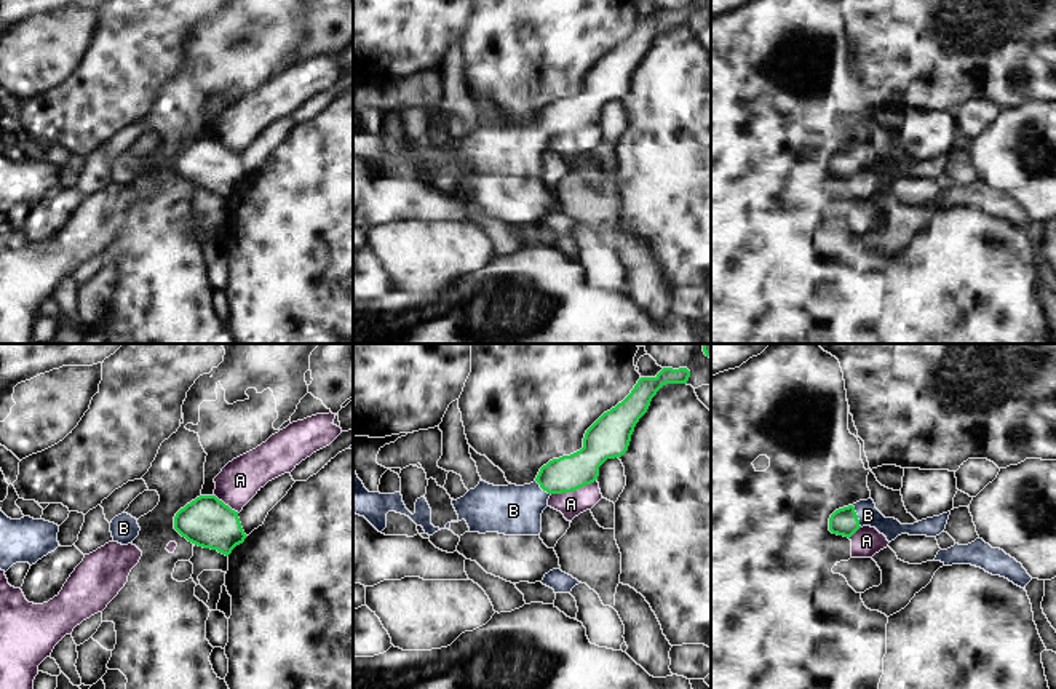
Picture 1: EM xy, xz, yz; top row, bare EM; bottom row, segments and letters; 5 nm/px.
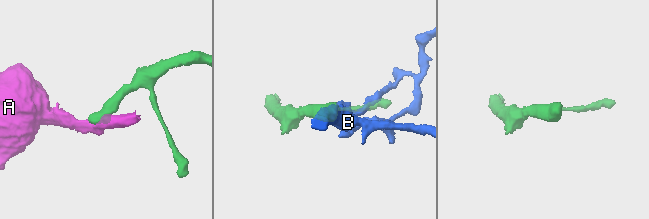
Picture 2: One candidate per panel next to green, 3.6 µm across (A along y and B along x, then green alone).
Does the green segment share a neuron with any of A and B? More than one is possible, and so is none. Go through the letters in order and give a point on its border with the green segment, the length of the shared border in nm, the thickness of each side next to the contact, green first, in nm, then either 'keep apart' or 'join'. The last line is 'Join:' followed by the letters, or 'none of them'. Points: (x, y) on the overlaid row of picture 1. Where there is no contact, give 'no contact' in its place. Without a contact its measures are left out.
A: contact xz (574, 489); length 240 nm; calibres 180 and 130 nm; keep apart
B: contact yz (857, 517); length 120 nm; calibres 140 and 110 nm; join
Join: B

